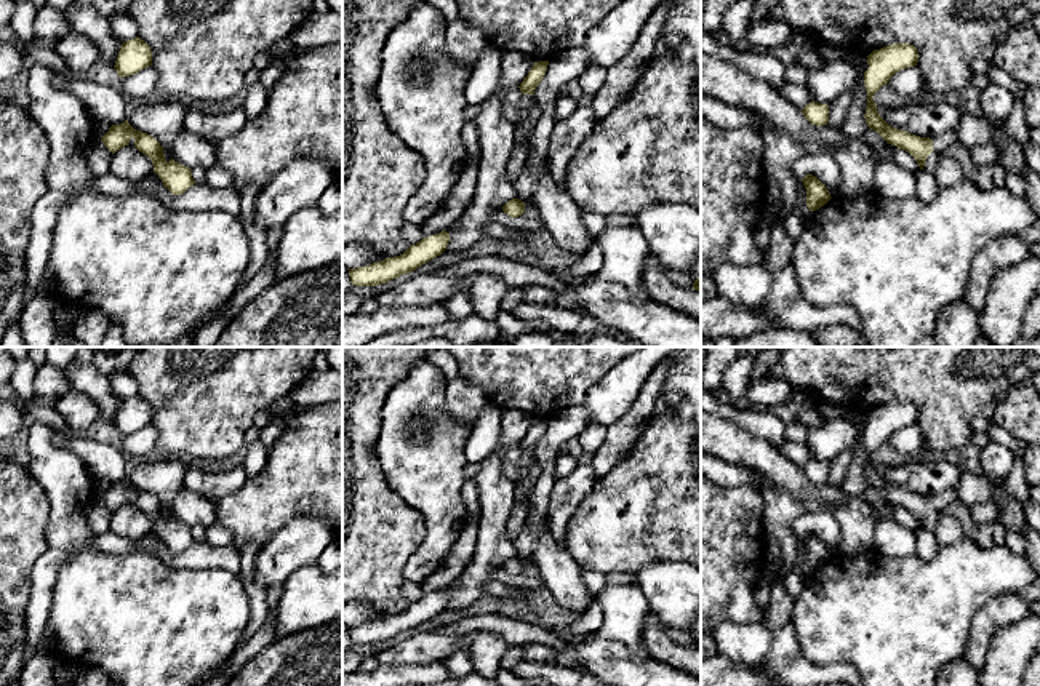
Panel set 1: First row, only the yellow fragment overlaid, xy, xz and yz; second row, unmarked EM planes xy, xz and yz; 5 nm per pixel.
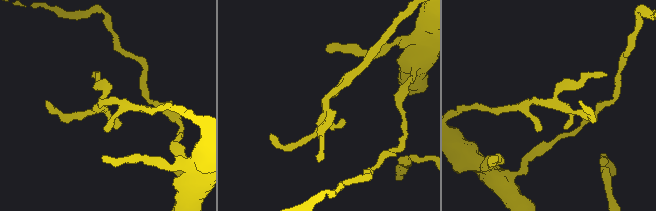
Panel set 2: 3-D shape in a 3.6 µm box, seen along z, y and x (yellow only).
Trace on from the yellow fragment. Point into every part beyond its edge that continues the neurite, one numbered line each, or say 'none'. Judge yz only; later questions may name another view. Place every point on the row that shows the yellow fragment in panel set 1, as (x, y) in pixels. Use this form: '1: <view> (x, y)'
1: yz (941, 143)

